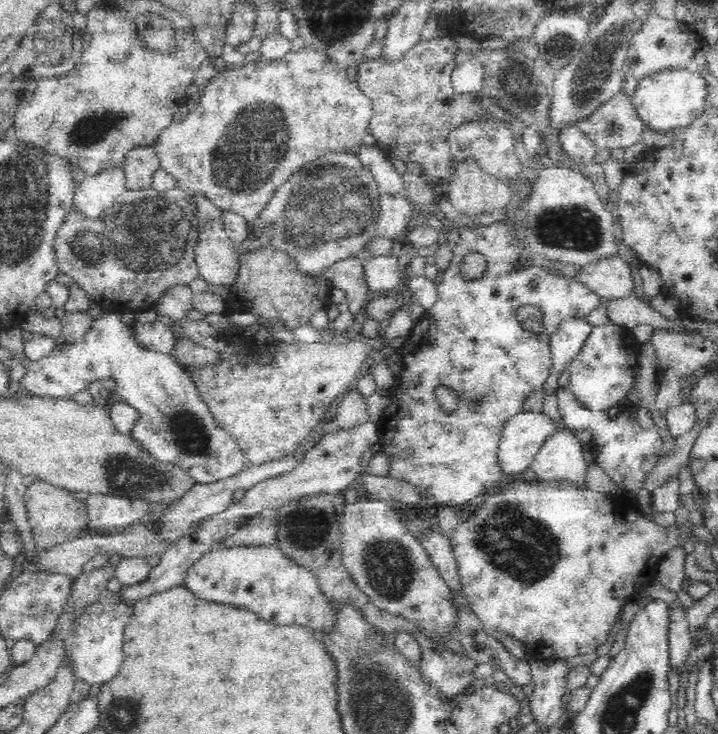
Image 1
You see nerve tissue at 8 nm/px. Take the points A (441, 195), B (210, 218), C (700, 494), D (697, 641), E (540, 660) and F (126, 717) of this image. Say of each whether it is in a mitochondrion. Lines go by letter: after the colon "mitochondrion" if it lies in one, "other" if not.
A: other
B: mitochondrion
C: other
D: other
E: other
F: mitochondrion

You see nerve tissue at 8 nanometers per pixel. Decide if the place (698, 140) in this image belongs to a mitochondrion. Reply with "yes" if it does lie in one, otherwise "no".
no

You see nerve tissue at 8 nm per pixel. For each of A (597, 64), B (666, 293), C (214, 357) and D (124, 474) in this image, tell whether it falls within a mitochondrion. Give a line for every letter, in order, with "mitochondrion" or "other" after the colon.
A: mitochondrion
B: other
C: other
D: mitochondrion

